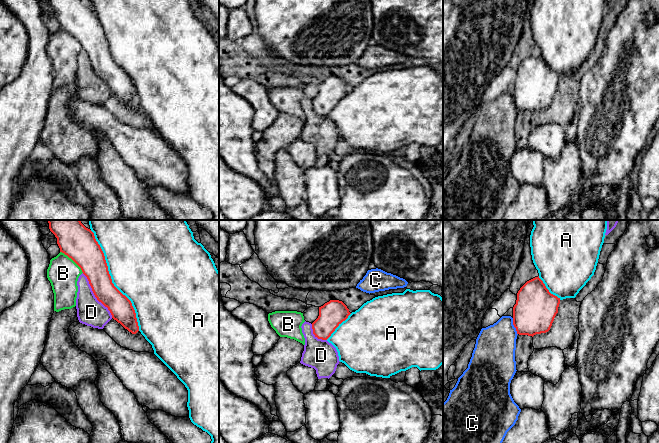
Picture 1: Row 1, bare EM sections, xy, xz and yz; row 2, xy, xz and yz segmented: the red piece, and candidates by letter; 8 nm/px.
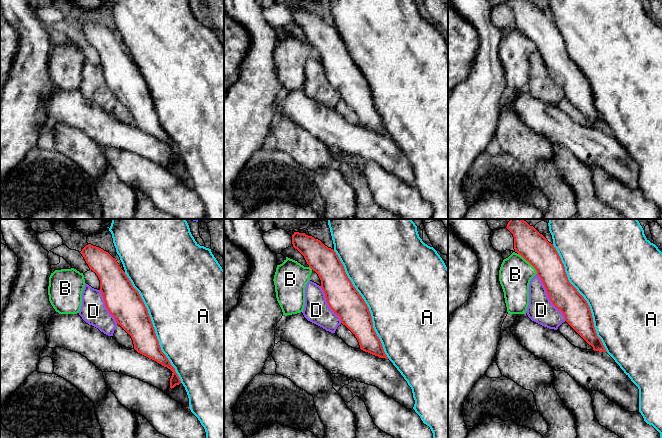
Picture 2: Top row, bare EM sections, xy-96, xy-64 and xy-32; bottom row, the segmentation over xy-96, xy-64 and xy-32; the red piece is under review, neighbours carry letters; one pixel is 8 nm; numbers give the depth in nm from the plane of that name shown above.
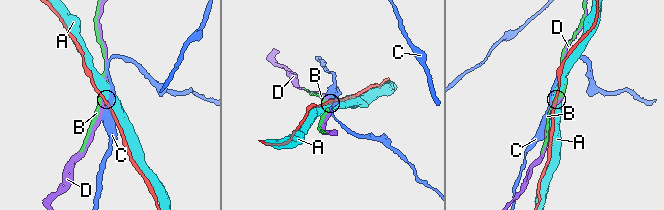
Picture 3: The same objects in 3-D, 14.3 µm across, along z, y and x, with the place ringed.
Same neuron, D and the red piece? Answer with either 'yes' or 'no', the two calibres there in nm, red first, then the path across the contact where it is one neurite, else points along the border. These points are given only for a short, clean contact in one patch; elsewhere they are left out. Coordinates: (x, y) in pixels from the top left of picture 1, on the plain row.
no; calibres 200 and 220 nm

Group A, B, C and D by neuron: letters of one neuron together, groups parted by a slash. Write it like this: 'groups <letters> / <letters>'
groups A / B D / C

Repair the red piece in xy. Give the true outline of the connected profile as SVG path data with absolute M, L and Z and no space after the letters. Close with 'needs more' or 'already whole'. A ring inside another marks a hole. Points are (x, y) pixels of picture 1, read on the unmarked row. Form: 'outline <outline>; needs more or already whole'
outline M49 0L57 14L60 28L71 34L87 53L99 78L110 87L112 94L132 110L139 107L131 77L112 59L104 29L94 9L83 0Z; already whole

